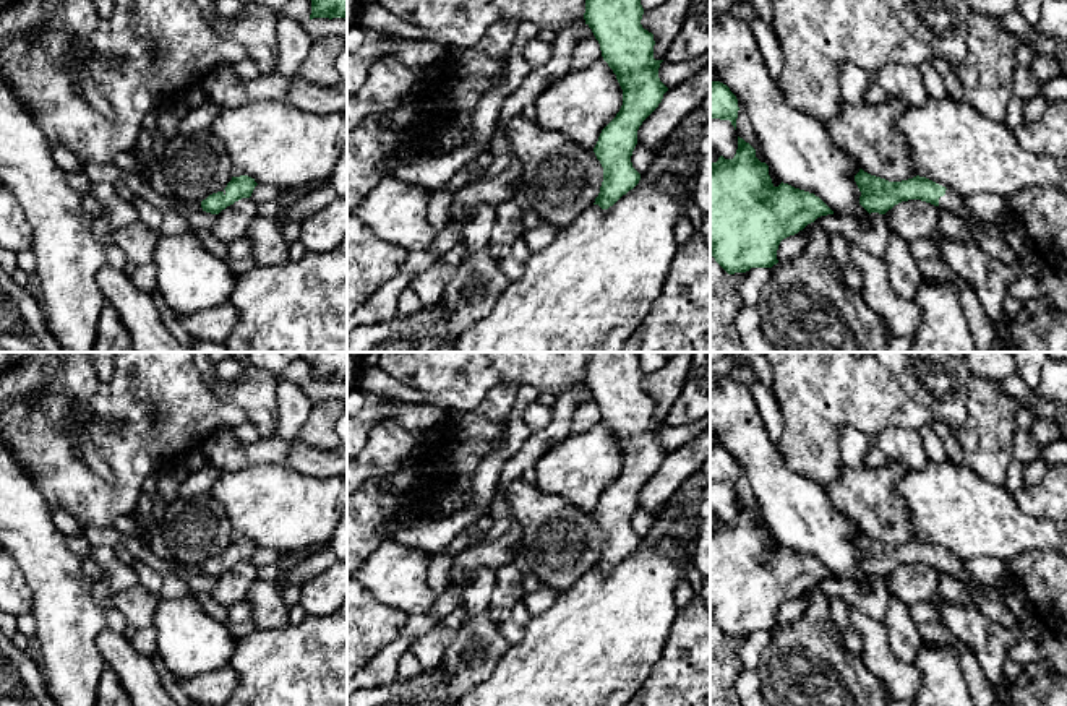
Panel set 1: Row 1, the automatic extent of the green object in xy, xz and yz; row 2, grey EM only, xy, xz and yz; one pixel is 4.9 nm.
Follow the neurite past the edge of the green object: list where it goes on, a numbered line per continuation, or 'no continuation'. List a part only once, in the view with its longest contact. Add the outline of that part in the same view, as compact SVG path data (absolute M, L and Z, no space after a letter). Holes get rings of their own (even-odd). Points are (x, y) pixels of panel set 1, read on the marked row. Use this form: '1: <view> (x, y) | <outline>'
1: yz (952, 202) | M945 190L945 195L939 198L939 206L942 209L947 209L950 213L953 213L955 216L958 216L963 222L981 222L979 217L976 217L966 206L963 201L963 196L960 196L958 193L952 192L952 190Z

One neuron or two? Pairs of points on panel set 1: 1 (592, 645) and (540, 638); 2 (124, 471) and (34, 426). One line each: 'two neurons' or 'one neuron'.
1: one neuron
2: one neuron

